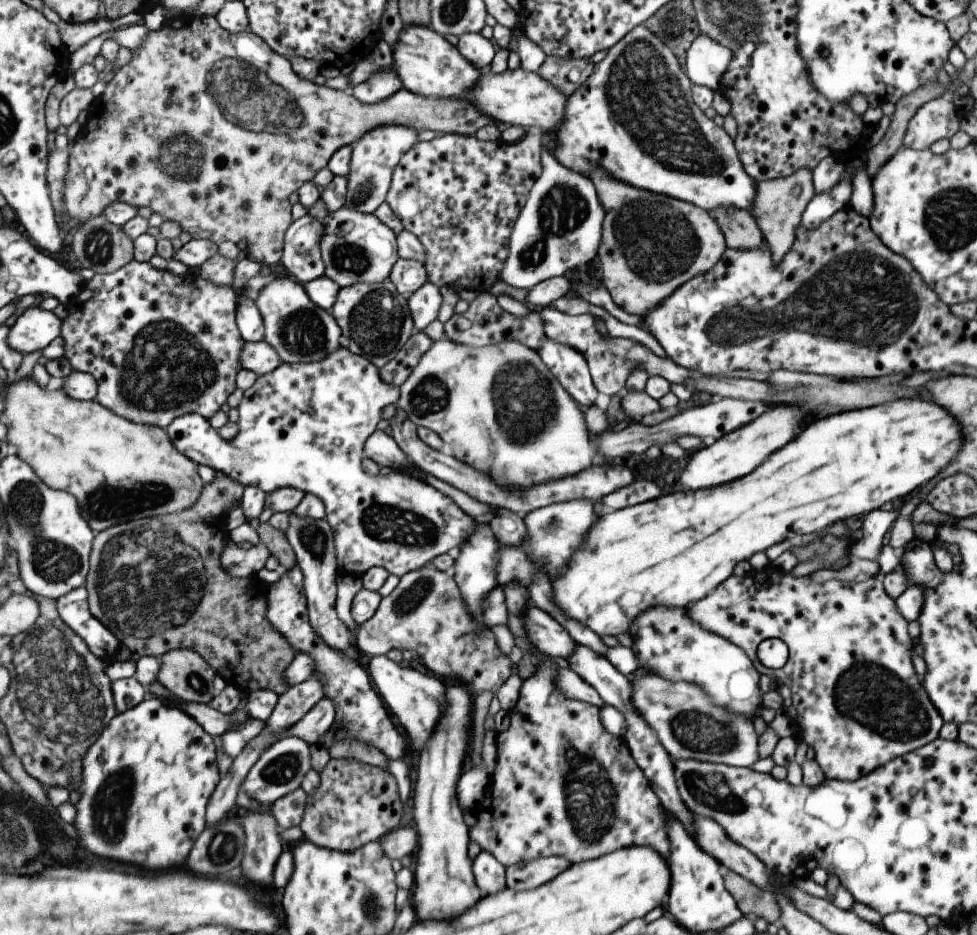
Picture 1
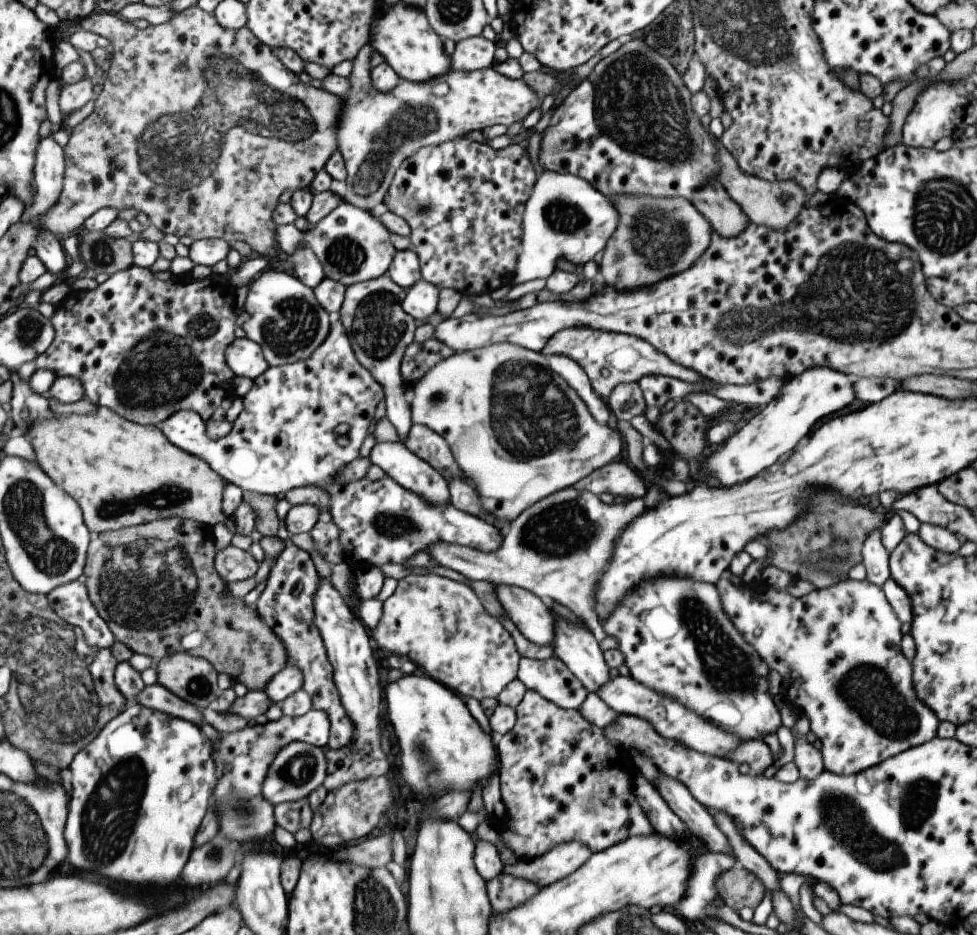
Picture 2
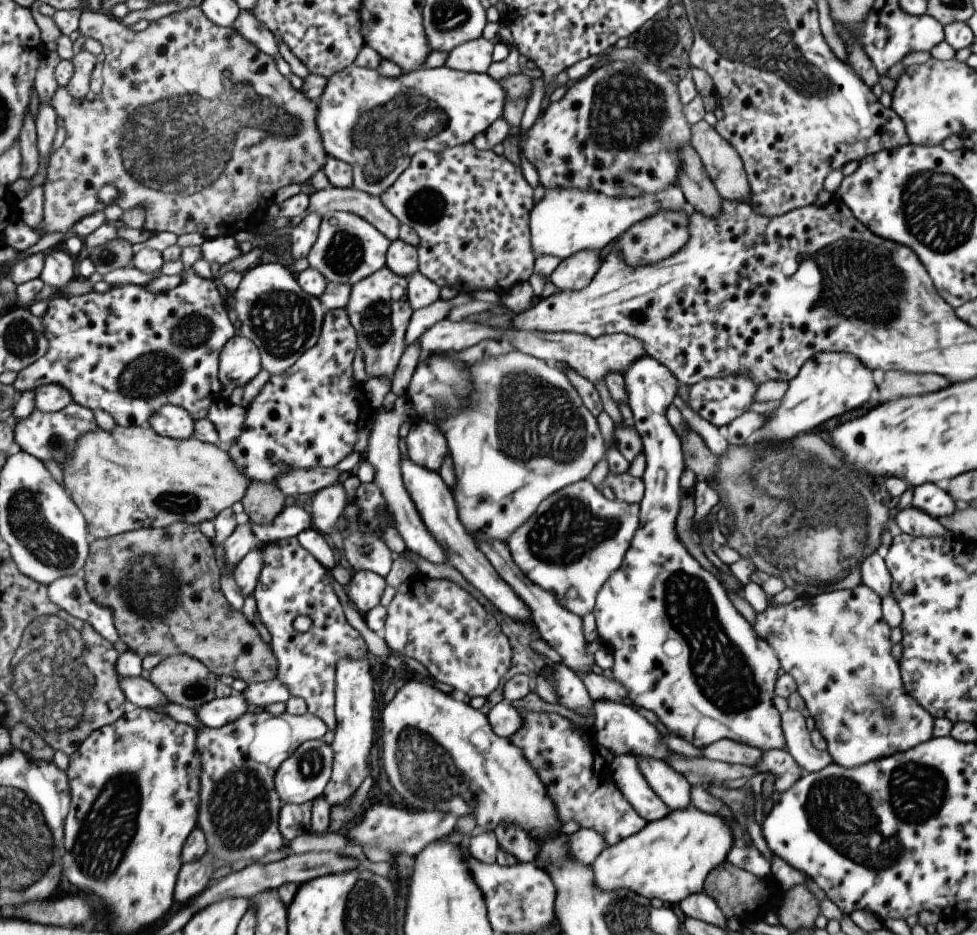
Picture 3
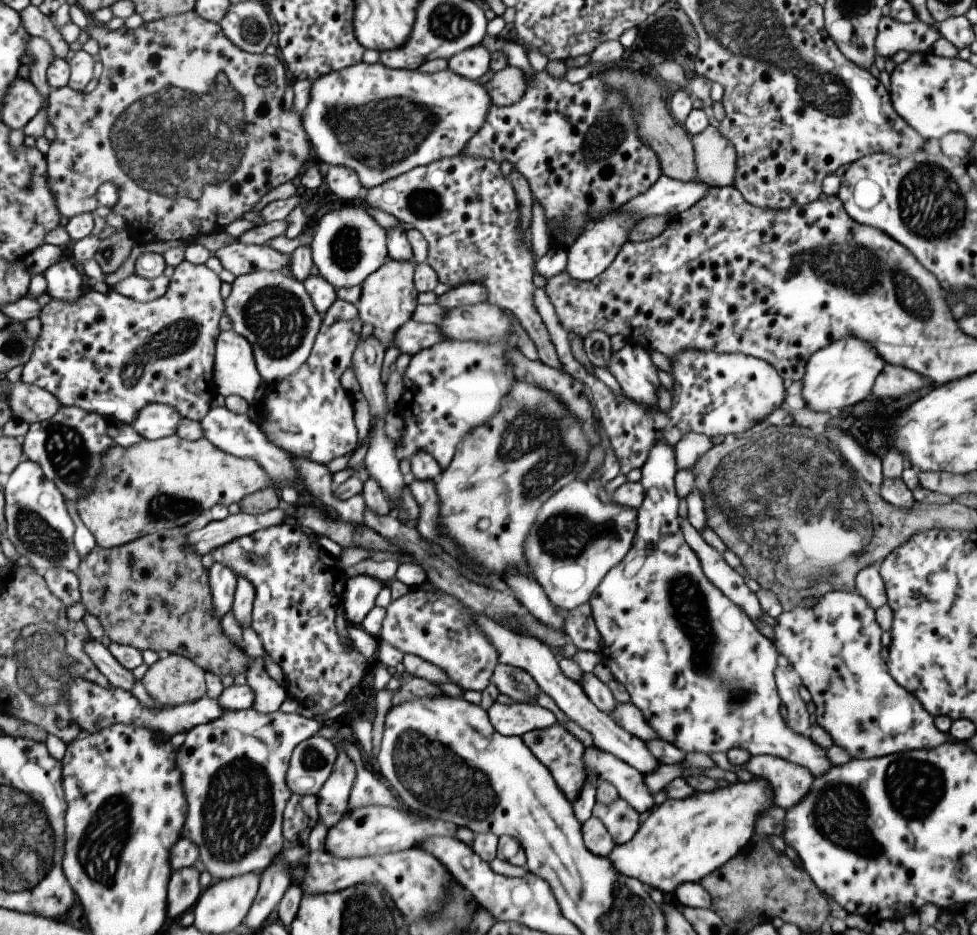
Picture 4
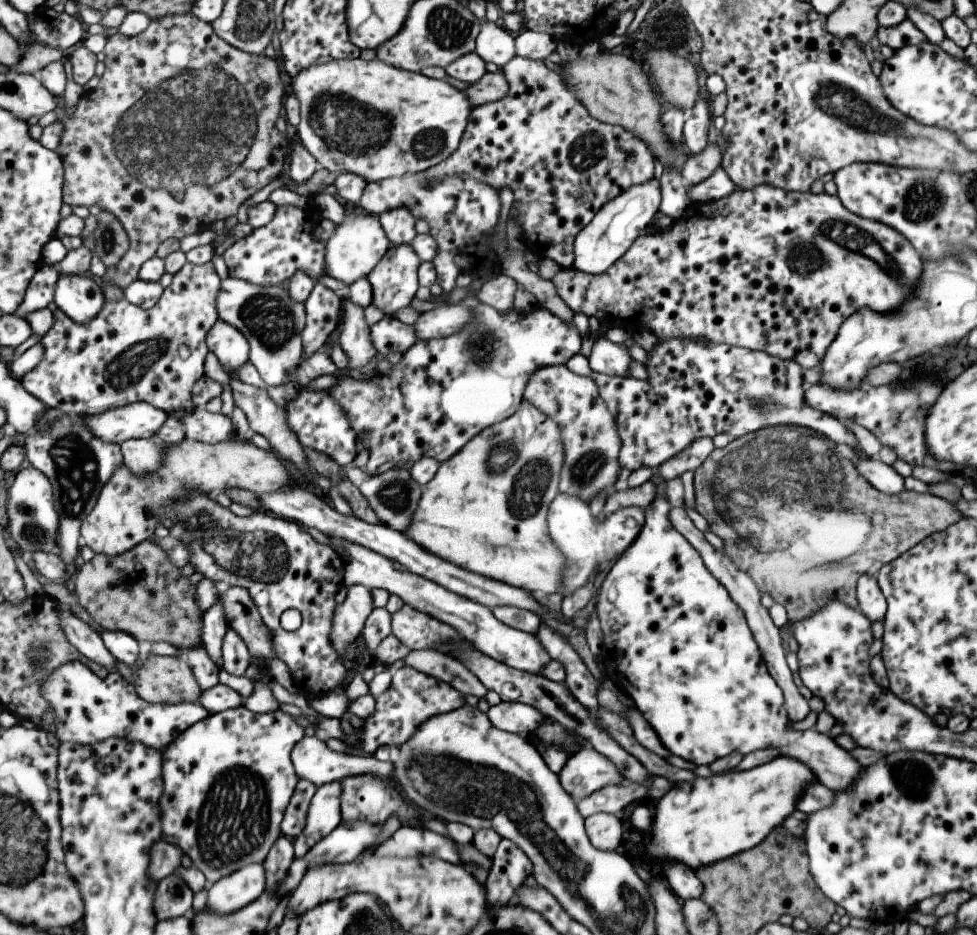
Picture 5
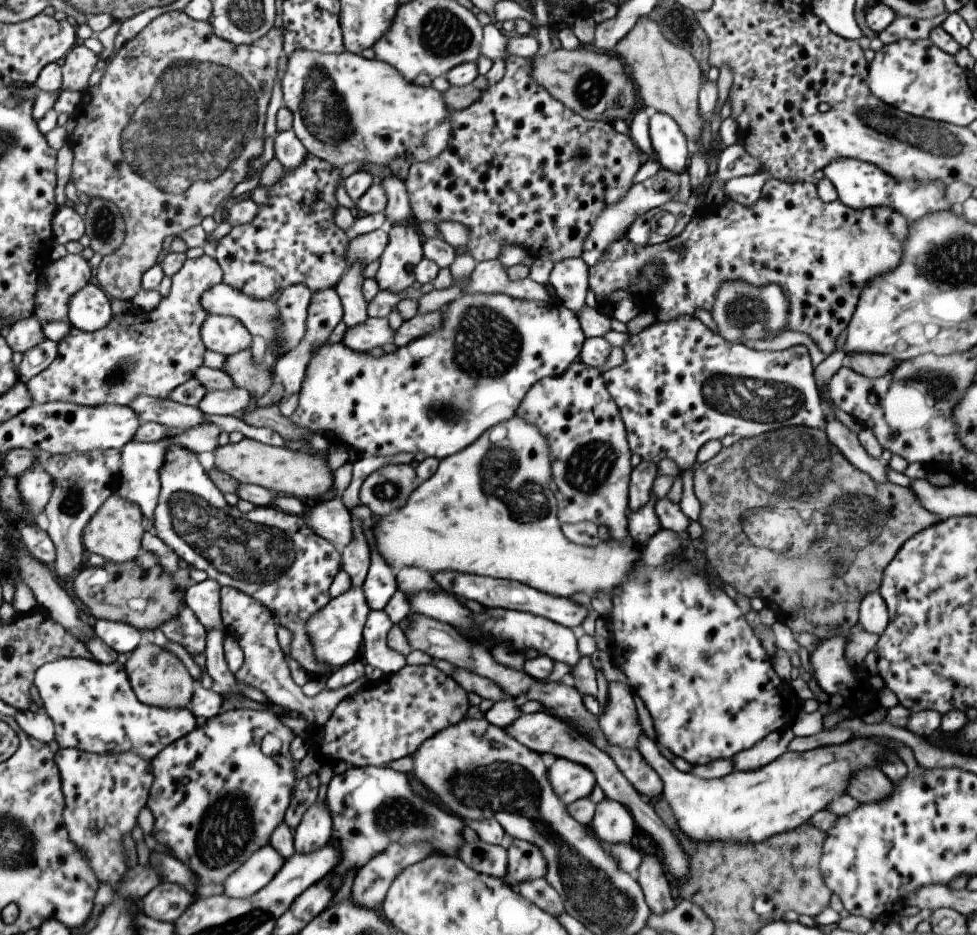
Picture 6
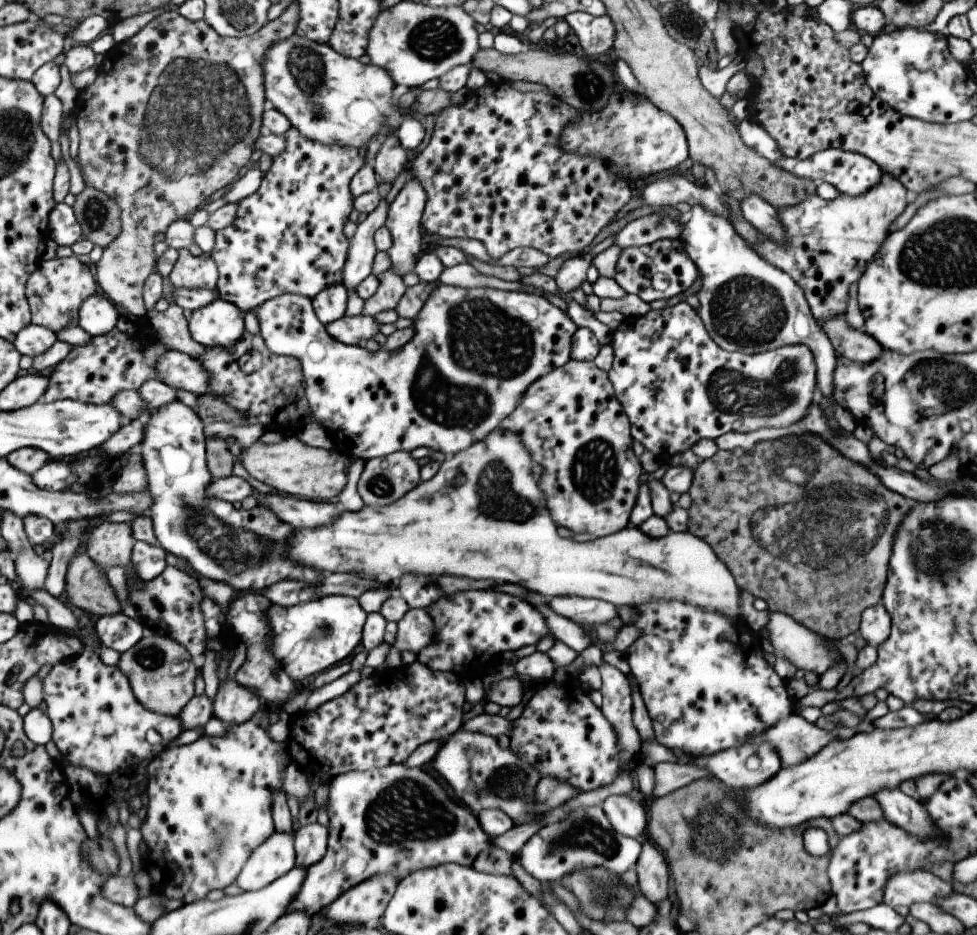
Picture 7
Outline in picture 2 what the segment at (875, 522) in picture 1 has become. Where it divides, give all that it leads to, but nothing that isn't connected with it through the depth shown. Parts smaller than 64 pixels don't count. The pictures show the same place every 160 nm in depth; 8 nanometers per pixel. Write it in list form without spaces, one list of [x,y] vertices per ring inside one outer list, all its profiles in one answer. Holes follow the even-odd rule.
[[[873,530],[866,536],[862,548],[861,563],[865,568],[865,581],[881,587],[887,578],[890,578],[888,562],[889,552],[881,544],[881,530]]]

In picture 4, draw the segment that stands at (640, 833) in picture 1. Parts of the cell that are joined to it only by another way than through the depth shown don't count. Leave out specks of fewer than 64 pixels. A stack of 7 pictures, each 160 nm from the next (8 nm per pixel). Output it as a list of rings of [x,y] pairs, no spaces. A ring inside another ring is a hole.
[[[557,722],[544,729],[530,730],[520,737],[531,755],[547,768],[547,772],[563,796],[573,803],[586,780],[585,772],[583,772],[583,768],[585,768],[583,766],[583,752],[585,752],[583,744]],[[620,798],[613,800],[607,806],[595,802],[591,809],[591,816],[603,824],[615,845],[631,840],[639,829],[642,819],[642,816]]]

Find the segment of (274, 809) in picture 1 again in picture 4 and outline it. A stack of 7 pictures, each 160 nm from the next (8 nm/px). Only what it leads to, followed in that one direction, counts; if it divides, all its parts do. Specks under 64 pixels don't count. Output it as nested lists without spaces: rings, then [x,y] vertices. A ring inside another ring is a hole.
[[[291,794],[282,813],[281,833],[286,846],[306,845],[317,823],[316,796]]]

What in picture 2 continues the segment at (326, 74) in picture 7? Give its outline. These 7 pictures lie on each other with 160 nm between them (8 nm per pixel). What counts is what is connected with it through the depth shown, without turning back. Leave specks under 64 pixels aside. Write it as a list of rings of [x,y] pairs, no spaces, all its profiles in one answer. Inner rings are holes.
[[[370,46],[359,48],[359,52],[353,58],[352,69],[346,77],[349,90],[343,95],[343,108],[335,126],[337,150],[343,158],[346,171],[345,186],[347,188],[345,188],[342,201],[369,213],[376,204],[382,202],[383,194],[387,192],[399,164],[419,148],[438,146],[453,138],[463,137],[467,132],[481,131],[492,125],[503,125],[507,128],[515,122],[522,122],[528,112],[541,106],[542,100],[535,96],[535,92],[527,84],[523,84],[523,80],[505,78],[499,72],[495,72],[492,67],[475,70],[475,72],[451,71],[421,84],[400,80],[395,88],[379,94],[369,84],[369,69],[367,68],[369,50]]]

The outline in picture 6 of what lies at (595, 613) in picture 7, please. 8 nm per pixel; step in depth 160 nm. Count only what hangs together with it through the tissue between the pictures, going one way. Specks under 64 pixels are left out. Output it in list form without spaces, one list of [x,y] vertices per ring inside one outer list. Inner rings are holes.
[[[439,571],[433,574],[436,583],[445,592],[453,592],[464,596],[469,600],[477,601],[482,608],[504,608],[514,611],[523,611],[537,616],[542,616],[567,628],[582,625],[587,616],[587,610],[573,600],[563,597],[551,596],[530,586],[508,581],[507,579],[492,579],[491,577],[479,577],[468,575],[467,573],[458,573],[455,571]]]

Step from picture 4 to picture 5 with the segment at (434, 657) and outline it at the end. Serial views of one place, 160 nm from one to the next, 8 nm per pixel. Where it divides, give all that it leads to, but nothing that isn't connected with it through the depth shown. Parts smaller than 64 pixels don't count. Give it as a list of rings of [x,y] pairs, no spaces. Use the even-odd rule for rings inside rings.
[[[403,604],[390,615],[390,634],[412,650],[439,651],[456,658],[457,647],[471,647],[453,627]]]

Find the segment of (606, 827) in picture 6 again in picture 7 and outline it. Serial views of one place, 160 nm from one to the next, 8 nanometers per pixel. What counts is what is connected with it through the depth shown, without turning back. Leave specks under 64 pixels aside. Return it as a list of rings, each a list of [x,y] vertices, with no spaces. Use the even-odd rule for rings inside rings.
[[[607,796],[600,805],[613,832],[629,838],[639,838],[647,825],[642,806],[629,796]]]

